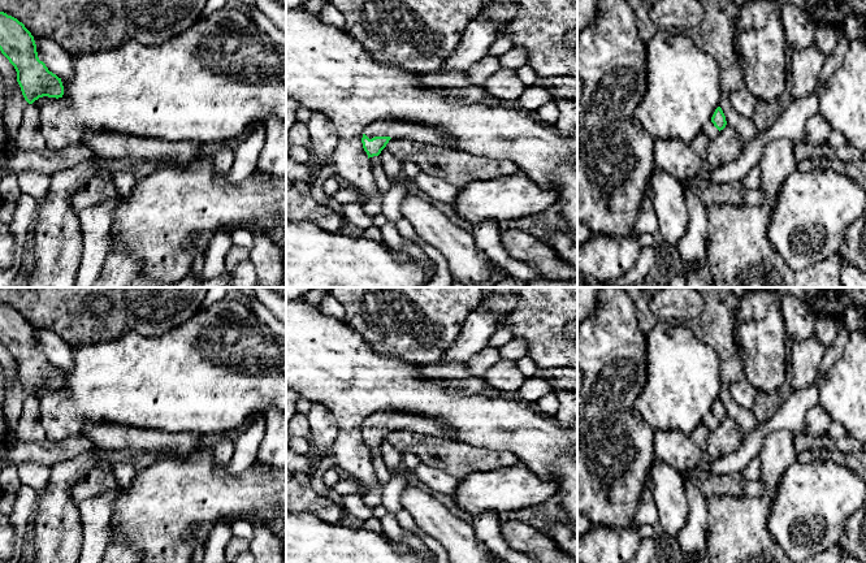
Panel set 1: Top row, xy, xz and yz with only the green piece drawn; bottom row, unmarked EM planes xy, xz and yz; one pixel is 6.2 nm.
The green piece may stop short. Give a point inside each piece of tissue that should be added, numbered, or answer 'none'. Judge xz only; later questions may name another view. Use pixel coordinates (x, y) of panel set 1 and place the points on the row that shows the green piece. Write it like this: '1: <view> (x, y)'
1: xz (392, 128)

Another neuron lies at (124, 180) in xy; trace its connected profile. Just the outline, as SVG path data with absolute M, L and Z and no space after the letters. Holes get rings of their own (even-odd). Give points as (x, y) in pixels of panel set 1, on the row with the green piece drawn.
M129 168L111 172L109 179L117 187L121 198L129 196L138 181Z

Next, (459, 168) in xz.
M391 138L385 147L402 164L413 163L420 170L462 189L472 181L486 181L516 173L520 168L510 160L490 160L468 152L424 144L411 139Z

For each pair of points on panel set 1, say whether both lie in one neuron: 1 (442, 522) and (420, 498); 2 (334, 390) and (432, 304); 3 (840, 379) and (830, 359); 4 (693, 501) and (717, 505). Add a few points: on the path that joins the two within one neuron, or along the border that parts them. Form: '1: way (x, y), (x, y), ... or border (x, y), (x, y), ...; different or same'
1: way (437, 516), (424, 503); same
2: border (355, 330), (376, 351), (401, 358), (406, 362); different
3: border (848, 337), (841, 355), (823, 372); different
4: border (705, 498), (706, 533); different

